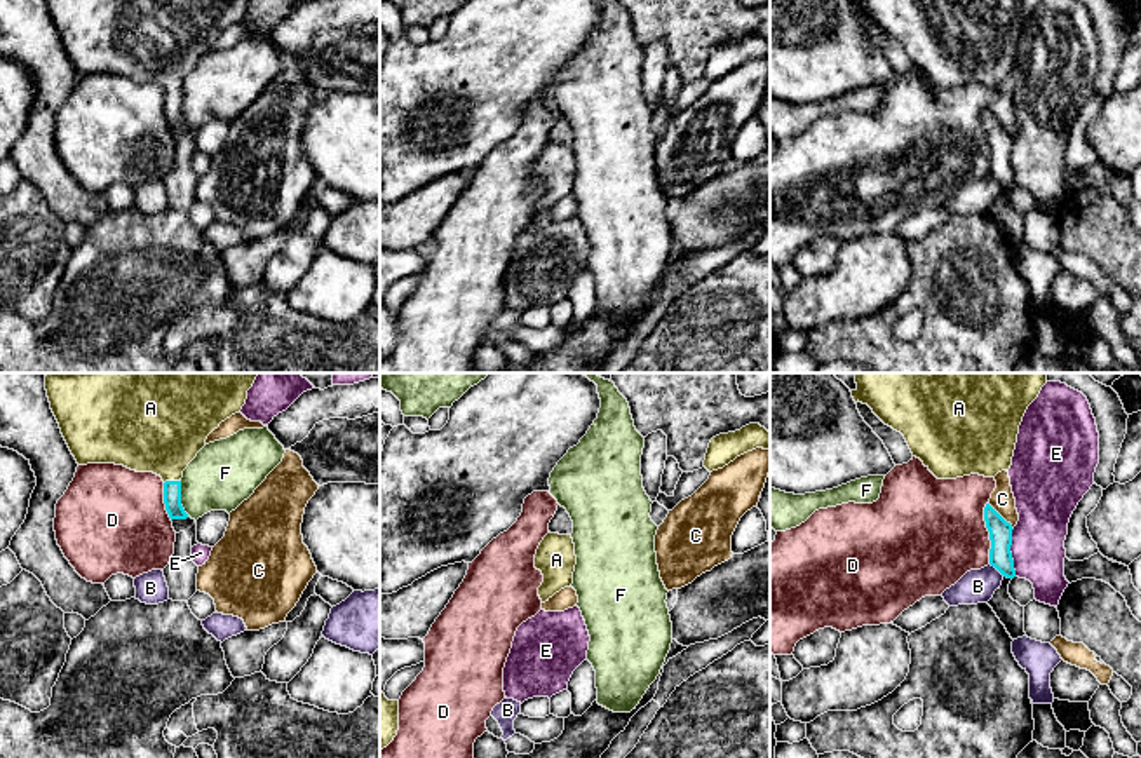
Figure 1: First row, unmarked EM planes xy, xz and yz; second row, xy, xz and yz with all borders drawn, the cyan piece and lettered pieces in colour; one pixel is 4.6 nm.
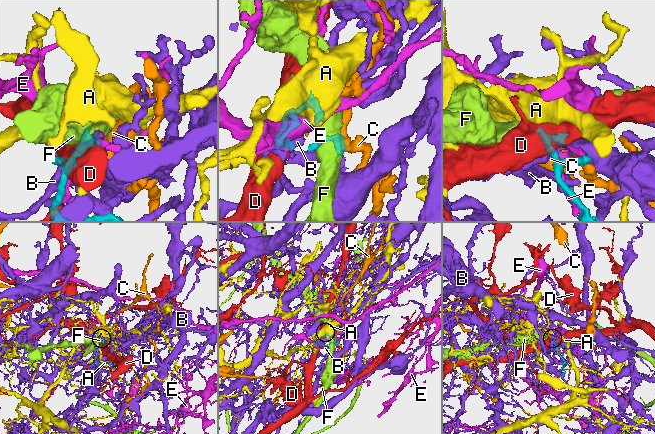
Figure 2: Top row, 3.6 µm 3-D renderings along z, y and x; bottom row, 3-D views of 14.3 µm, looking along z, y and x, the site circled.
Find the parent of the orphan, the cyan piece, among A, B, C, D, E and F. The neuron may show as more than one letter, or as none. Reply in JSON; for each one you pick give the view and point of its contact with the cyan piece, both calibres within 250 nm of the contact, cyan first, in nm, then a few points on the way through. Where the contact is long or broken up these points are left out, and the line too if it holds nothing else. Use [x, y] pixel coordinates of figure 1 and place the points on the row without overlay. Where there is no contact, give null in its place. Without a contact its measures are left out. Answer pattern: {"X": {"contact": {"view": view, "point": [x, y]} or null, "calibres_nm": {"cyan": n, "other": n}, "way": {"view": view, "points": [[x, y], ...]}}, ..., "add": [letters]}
{"A": {"contact": {"view": "xy", "point": [171, 91]}, "calibres_nm": {"cyan": 80, "other": 380}, "way": {"view": "xy", "points": [[171, 98], [171, 91], [166, 56], [152, 40]]}}, "add": ["A"]}

